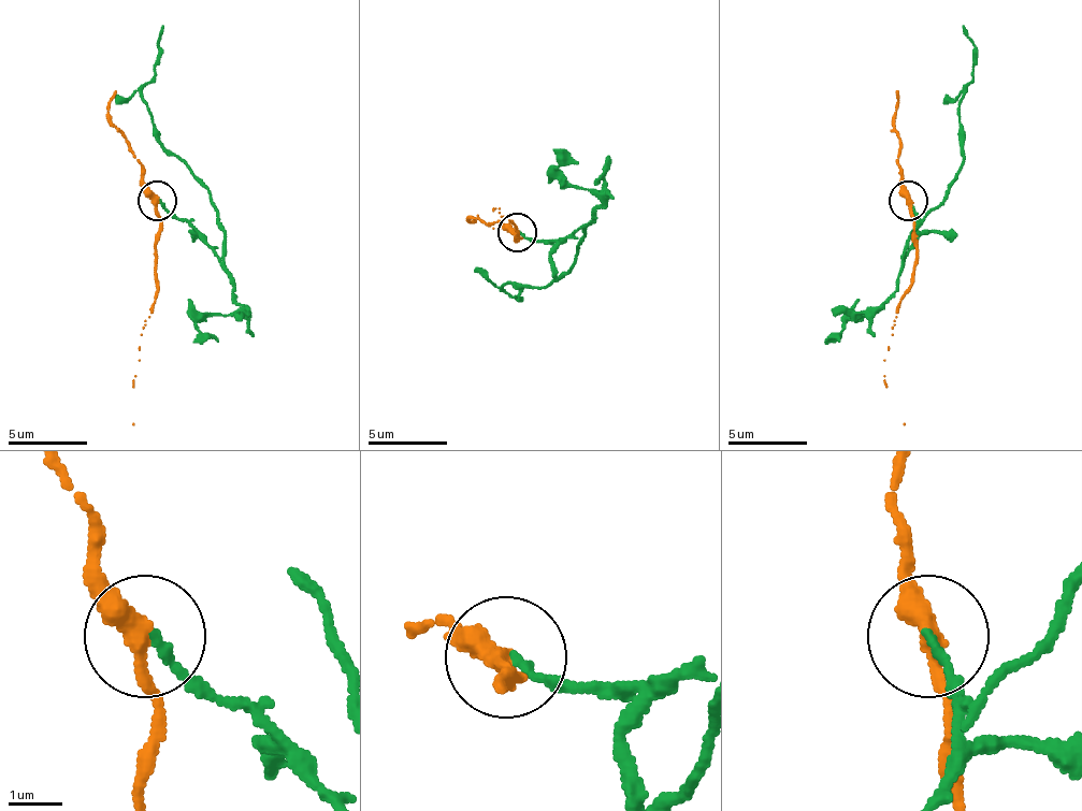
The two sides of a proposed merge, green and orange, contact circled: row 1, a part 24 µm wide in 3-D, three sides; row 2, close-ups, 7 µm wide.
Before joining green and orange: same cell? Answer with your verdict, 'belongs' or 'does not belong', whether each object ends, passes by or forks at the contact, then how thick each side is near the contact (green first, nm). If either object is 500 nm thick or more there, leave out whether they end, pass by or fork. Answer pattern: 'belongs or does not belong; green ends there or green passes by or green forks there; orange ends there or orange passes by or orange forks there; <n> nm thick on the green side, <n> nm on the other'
does not belong; green ends there; orange passes by; 150 nm thick on the green side, 340 nm on the other

